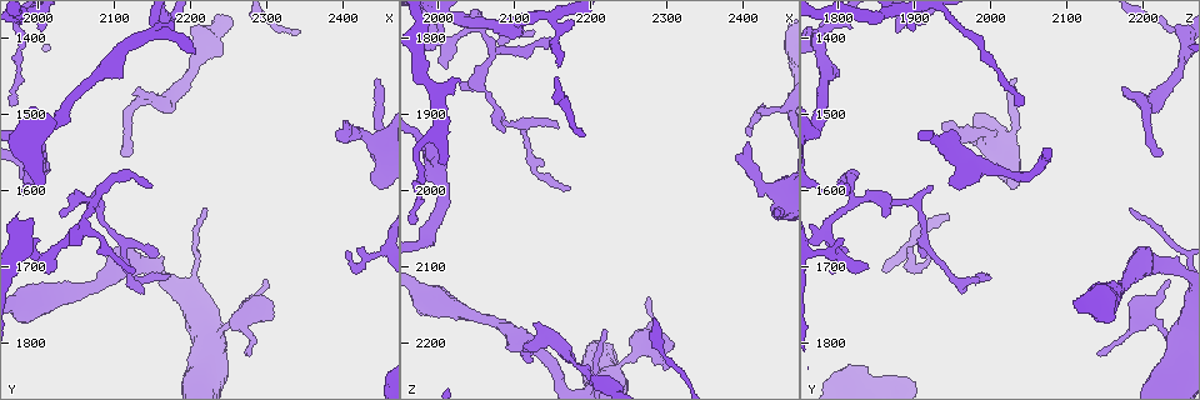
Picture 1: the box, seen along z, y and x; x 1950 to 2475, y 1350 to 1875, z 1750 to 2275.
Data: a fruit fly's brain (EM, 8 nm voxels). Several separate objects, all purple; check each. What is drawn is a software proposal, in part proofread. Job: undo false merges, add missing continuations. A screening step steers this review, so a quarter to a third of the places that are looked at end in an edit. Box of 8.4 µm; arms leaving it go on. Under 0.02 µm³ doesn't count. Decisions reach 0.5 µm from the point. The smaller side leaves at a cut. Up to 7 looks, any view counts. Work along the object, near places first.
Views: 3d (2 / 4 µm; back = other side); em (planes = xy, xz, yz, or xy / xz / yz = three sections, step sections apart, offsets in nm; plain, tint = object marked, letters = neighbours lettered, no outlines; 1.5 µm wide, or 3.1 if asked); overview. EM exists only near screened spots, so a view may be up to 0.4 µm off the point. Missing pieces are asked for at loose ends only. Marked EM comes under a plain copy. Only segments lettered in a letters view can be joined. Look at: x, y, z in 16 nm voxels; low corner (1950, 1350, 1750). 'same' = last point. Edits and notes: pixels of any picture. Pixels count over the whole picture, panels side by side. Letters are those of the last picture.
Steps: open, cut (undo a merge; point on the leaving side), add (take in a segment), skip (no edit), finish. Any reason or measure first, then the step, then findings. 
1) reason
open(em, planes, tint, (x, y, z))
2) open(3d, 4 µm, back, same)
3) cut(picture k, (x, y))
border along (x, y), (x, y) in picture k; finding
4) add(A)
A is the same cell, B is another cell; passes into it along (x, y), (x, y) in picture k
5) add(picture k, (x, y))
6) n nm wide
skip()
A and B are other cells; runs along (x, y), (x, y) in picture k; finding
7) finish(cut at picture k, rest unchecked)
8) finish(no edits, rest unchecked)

an open end
open(3d, 4 µm, (2410, 1685, 1930))

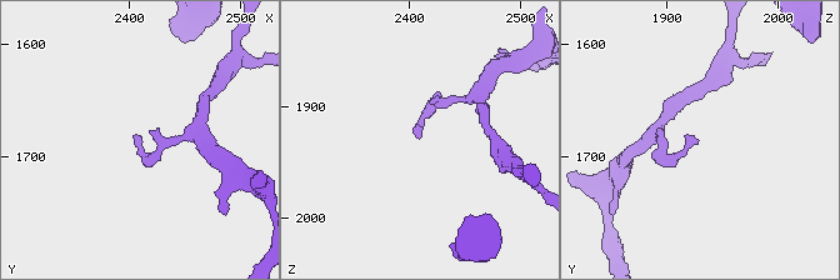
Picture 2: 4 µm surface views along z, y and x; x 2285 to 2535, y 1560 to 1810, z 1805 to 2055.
now the EM
open(em, xz, step 8, letters, (2410, 1684, 1928))

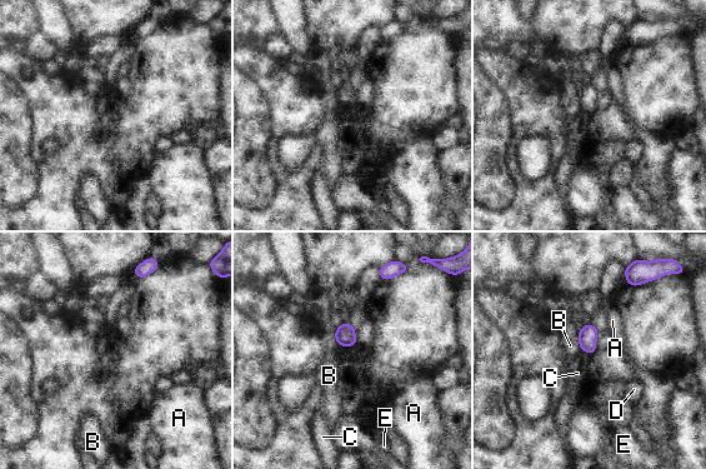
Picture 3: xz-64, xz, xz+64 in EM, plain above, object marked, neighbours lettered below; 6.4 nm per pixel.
skip()
A, B, C, D and E are other cells; border along (580, 349), (590, 355) in picture 3; no lettered segment goes on from it

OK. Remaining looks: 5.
an open end
open(em, xy, step 8, tint, (2300, 1720, 2230))

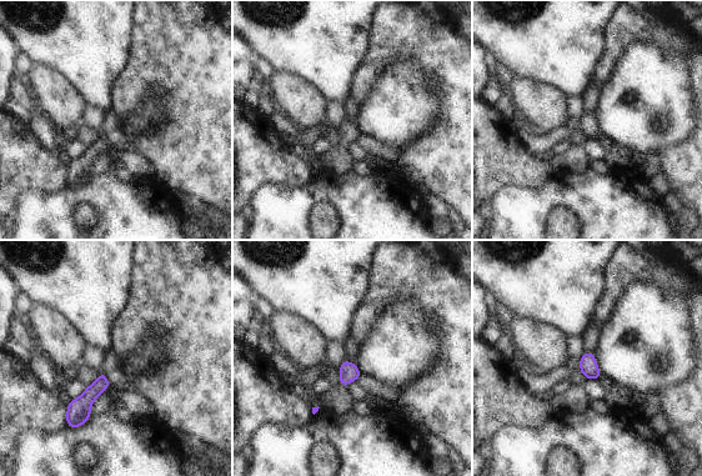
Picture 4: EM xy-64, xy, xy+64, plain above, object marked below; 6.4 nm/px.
another direction
open(em, planes, letters, same)

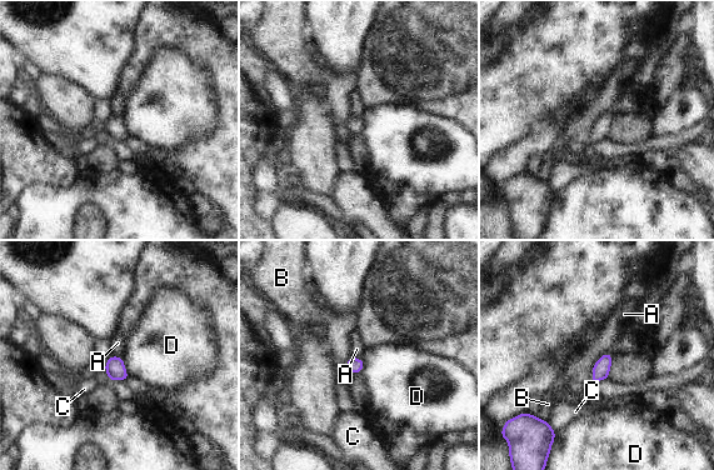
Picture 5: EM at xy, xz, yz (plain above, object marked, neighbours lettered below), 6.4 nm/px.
skip()
A, B, C and D are other cells; border along (607, 351), (590, 369) in picture 5; none of them fits

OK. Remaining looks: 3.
arms part here
open(3d, 4 µm, (2010, 1690, 1800))

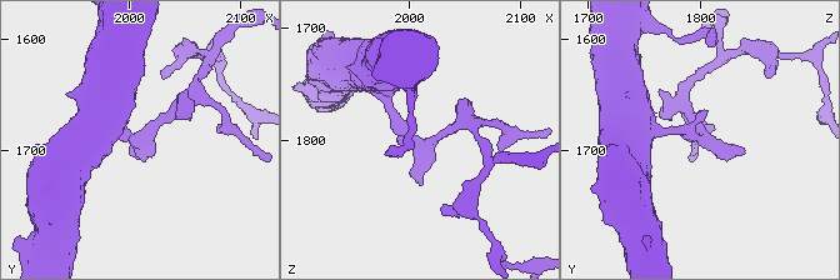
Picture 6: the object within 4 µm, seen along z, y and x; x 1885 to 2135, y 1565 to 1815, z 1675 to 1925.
need the tissue
open(em, xy, step 4, tint, (2008, 1688, 1802))

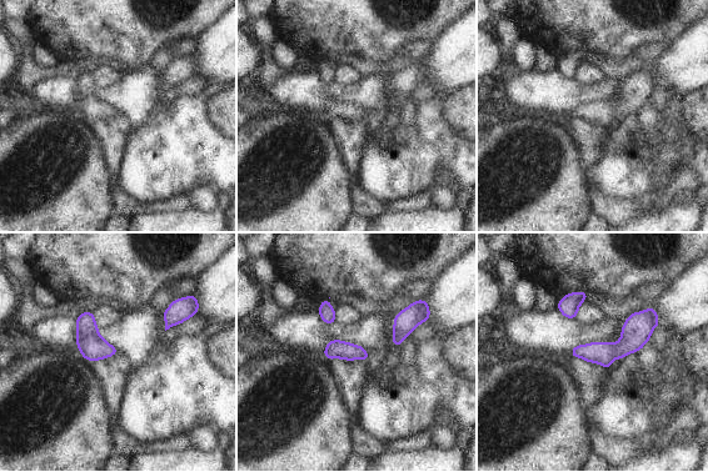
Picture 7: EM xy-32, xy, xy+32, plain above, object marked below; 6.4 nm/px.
open(em, planes, letters, same)

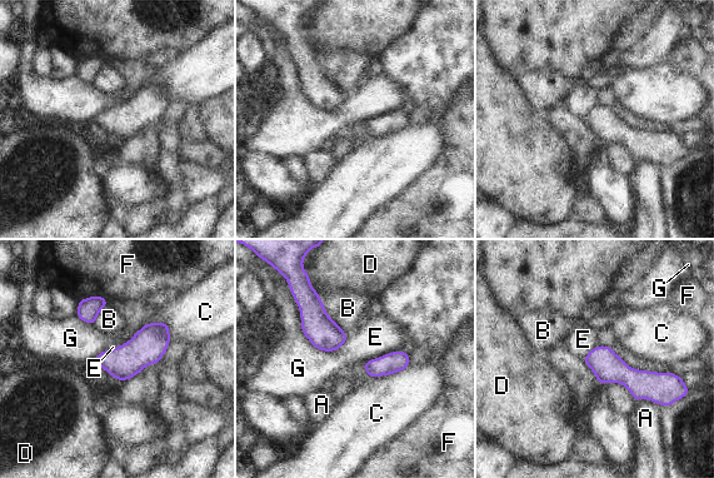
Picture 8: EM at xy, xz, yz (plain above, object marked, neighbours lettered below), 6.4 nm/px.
skip()
A, B, C, D, E, F and G are other cells; continuous, no second cell

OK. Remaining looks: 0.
finish(no edits, rest unchecked)

